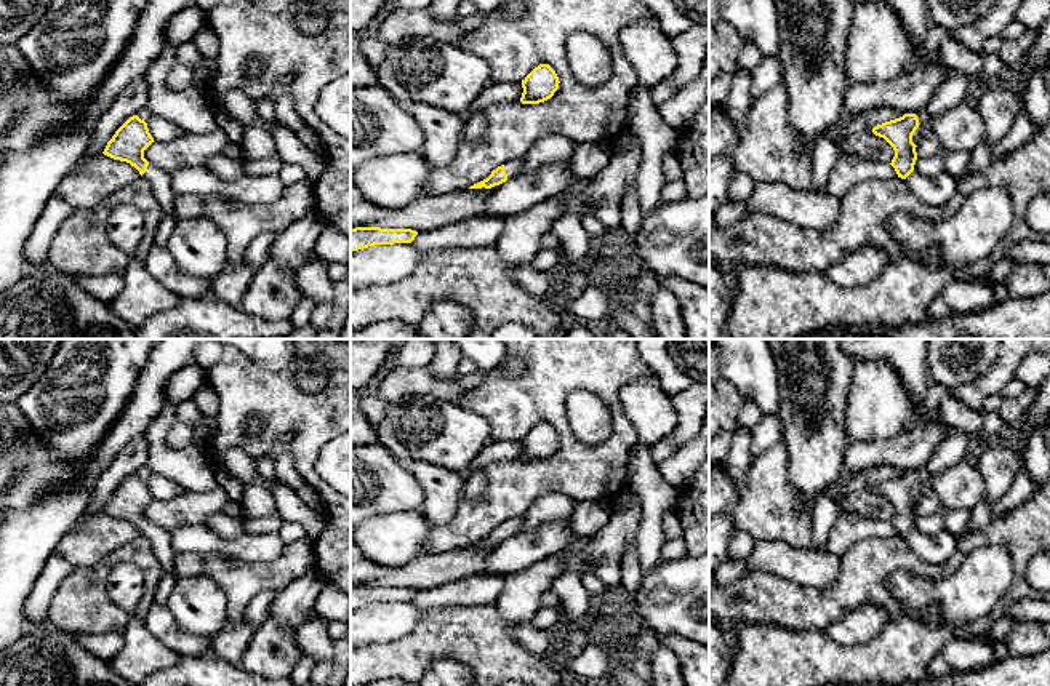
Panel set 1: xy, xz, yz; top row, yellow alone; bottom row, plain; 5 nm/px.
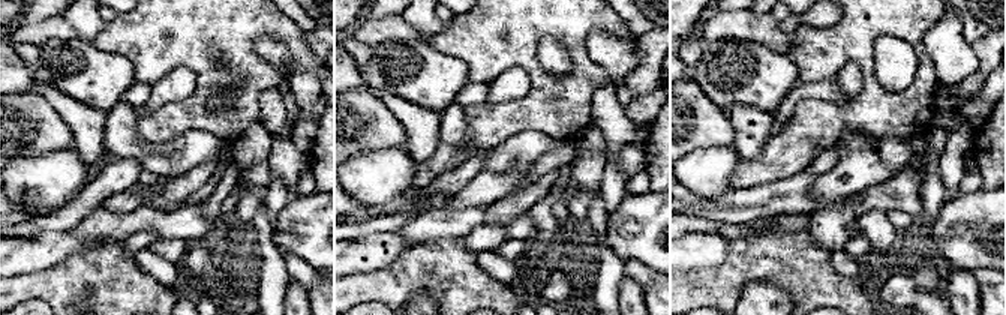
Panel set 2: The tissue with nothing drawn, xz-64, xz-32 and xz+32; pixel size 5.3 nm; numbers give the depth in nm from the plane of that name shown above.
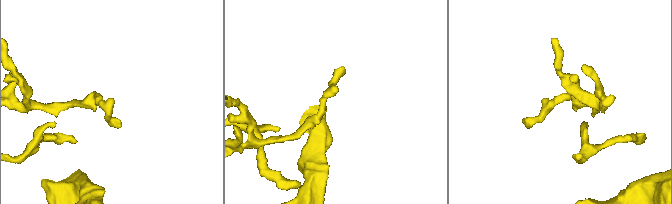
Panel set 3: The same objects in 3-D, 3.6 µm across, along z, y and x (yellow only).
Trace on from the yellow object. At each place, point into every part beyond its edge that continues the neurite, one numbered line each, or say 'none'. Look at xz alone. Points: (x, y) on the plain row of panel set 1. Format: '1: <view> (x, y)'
1: xz (512, 526)

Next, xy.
1: xy (159, 538)

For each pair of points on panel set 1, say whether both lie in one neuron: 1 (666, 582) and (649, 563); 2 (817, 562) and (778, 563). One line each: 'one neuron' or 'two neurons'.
1: two neurons
2: one neuron

